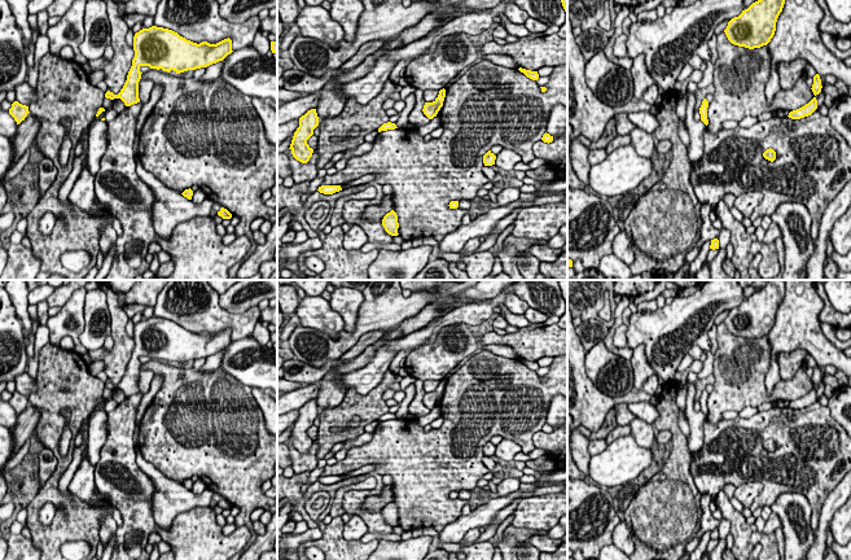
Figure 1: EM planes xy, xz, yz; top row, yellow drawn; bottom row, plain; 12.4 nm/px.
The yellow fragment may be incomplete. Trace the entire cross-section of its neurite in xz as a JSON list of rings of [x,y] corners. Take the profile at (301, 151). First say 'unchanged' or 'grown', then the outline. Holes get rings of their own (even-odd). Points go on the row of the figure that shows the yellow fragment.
unchanged | [[[316,109],[308,110],[304,115],[299,118],[299,127],[294,132],[290,150],[293,157],[307,163],[312,157],[313,149],[307,144],[307,140],[313,135],[313,130],[319,126],[319,117]]]

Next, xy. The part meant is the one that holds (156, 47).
unchanged | [[[152,26],[142,29],[133,36],[135,57],[128,71],[127,80],[118,95],[108,91],[106,99],[120,99],[126,106],[140,102],[139,82],[141,79],[141,66],[162,69],[176,74],[207,67],[223,61],[232,51],[232,40],[224,39],[216,44],[202,41],[199,44],[187,40],[177,32]]]

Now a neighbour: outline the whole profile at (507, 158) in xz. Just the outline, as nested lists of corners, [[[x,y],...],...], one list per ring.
[[[503,148],[503,150],[499,154],[496,154],[495,165],[499,169],[510,171],[521,161],[522,161],[522,158],[517,152]]]

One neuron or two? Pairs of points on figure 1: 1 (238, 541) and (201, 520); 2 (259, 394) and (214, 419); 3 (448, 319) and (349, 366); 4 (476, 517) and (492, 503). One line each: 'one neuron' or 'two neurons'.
1: one neuron
2: two neurons
3: two neurons
4: one neuron

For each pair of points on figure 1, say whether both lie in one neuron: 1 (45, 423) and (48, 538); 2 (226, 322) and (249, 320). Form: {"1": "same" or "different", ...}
{"1": "same", "2": "same"}

